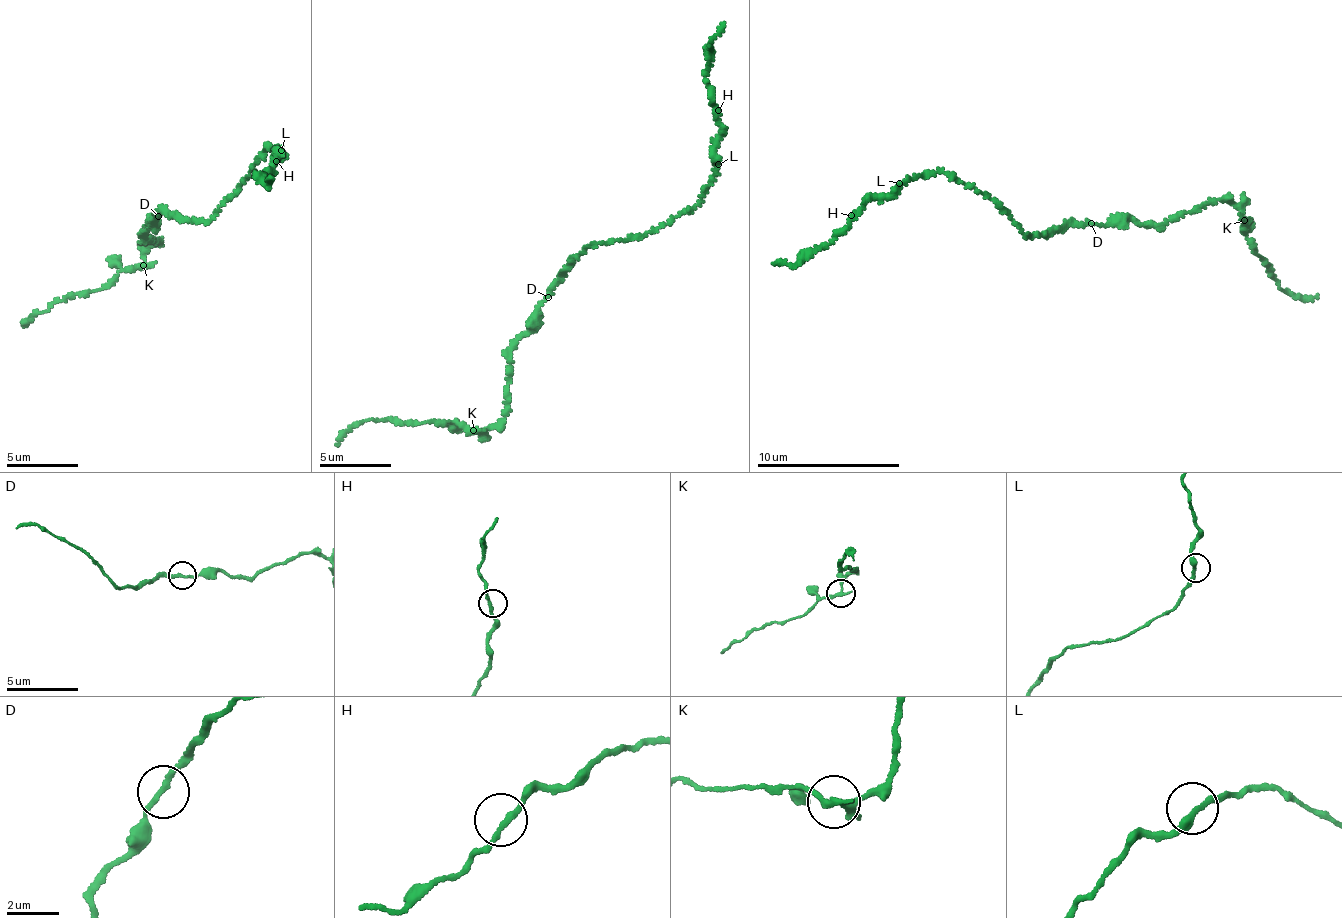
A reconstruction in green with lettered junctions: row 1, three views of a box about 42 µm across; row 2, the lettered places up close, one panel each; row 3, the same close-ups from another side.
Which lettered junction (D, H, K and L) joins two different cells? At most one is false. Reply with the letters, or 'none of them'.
K

